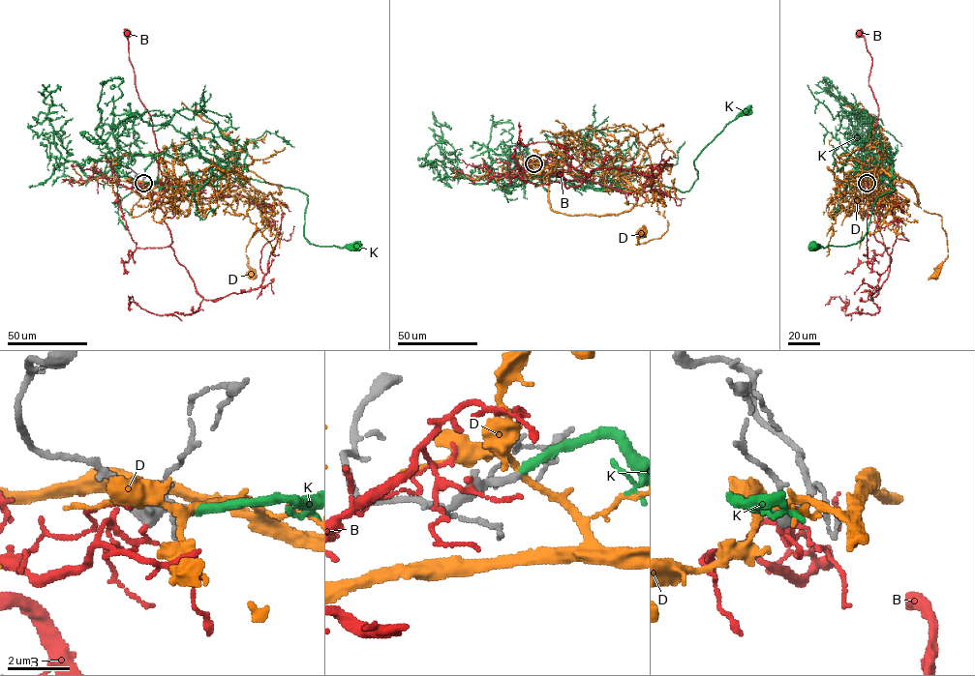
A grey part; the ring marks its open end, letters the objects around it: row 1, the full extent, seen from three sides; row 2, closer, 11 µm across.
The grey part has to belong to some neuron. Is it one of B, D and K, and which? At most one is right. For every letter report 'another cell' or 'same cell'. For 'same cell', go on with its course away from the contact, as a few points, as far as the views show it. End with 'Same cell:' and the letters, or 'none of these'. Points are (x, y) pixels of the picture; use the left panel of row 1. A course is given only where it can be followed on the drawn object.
B: another cell
D: another cell
K: same cell; it runs (143, 183), (224, 186), (251, 178), (298, 189), (307, 195), (303, 236), (310, 243), (356, 246)
Same cell: K

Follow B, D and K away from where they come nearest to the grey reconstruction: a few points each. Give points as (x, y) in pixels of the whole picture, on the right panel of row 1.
B: (867, 183), (875, 202), (859, 150), (878, 107), (868, 84), (872, 58), (859, 32)
D: (866, 183), (877, 191), (884, 170), (894, 184), (883, 199), (898, 192), (941, 217), (948, 254), (935, 275)
K: (866, 183), (894, 186), (893, 178), (889, 184), (895, 189), (876, 198), (866, 233), (846, 246), (815, 246)

